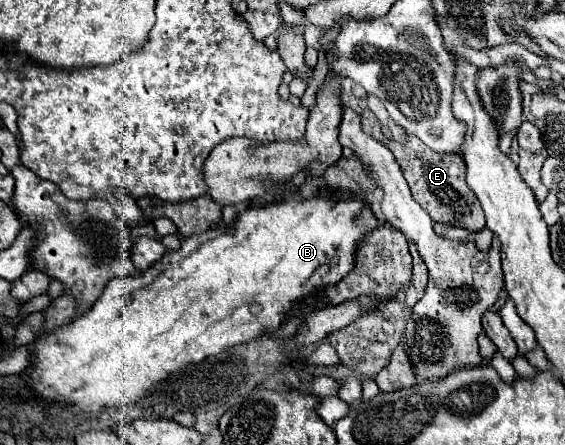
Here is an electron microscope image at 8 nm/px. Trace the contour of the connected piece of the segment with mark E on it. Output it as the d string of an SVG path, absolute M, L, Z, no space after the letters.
M365 109L361 113L361 127L365 129L365 133L373 135L377 141L381 141L383 145L387 145L389 151L393 151L397 163L403 169L403 175L411 187L411 195L413 199L429 213L429 217L433 221L441 221L441 223L449 223L449 225L459 225L463 229L469 231L481 231L485 227L485 215L481 209L481 203L477 201L475 193L469 189L469 185L465 183L465 161L461 155L457 153L433 153L433 149L429 149L425 143L417 141L417 137L409 137L409 141L405 145L389 141L383 137L381 127L377 117Z

